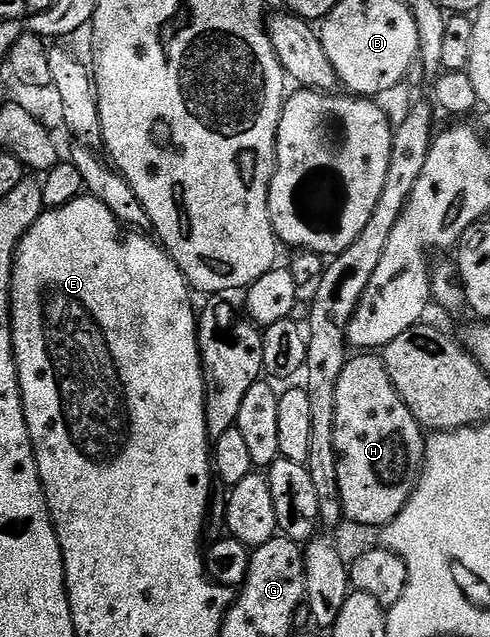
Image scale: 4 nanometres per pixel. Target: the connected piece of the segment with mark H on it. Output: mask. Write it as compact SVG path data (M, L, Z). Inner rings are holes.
M358 353L347 358L344 373L336 385L336 421L334 422L334 444L338 454L338 480L342 513L347 520L362 527L381 529L389 525L404 509L422 475L422 462L426 456L427 436L416 417L404 405L400 393L392 385L381 358L374 353Z

